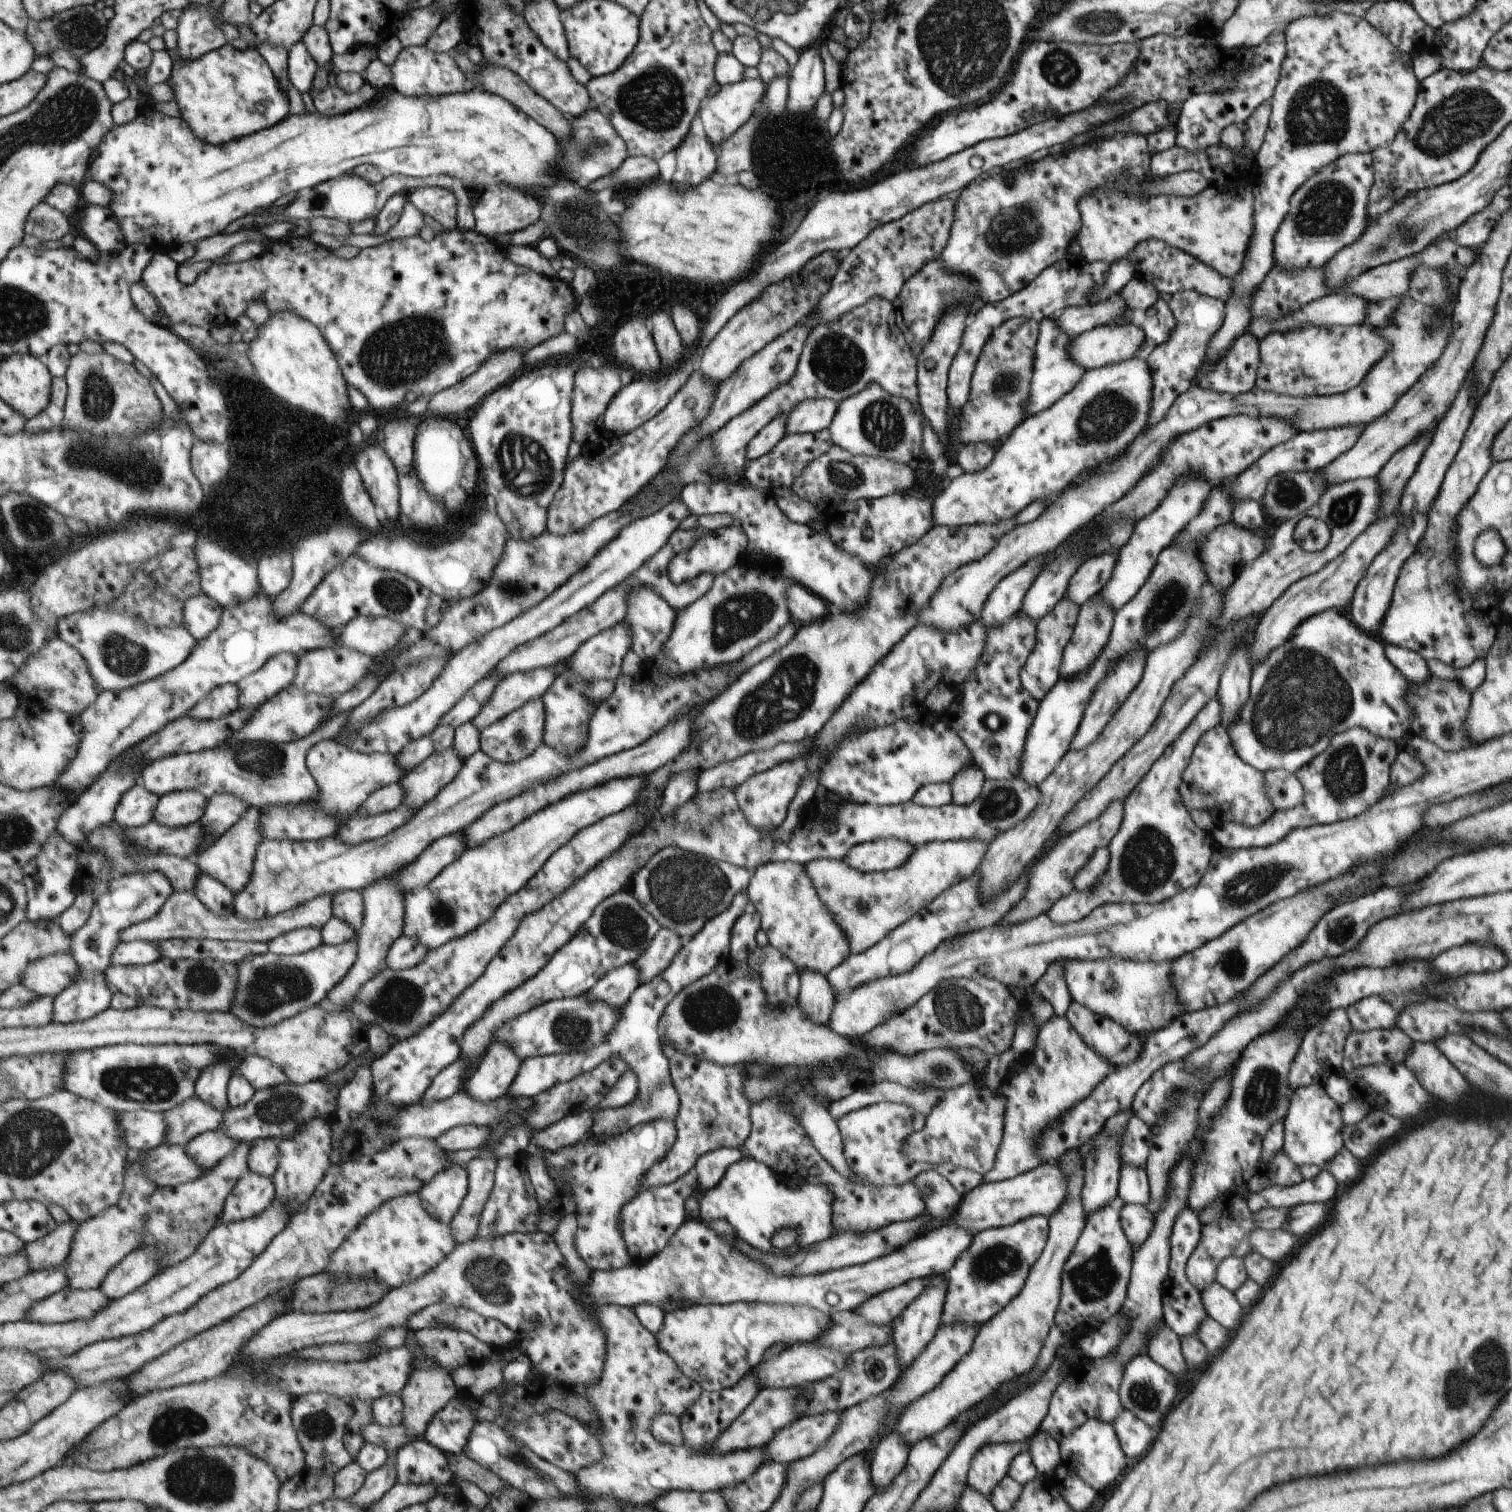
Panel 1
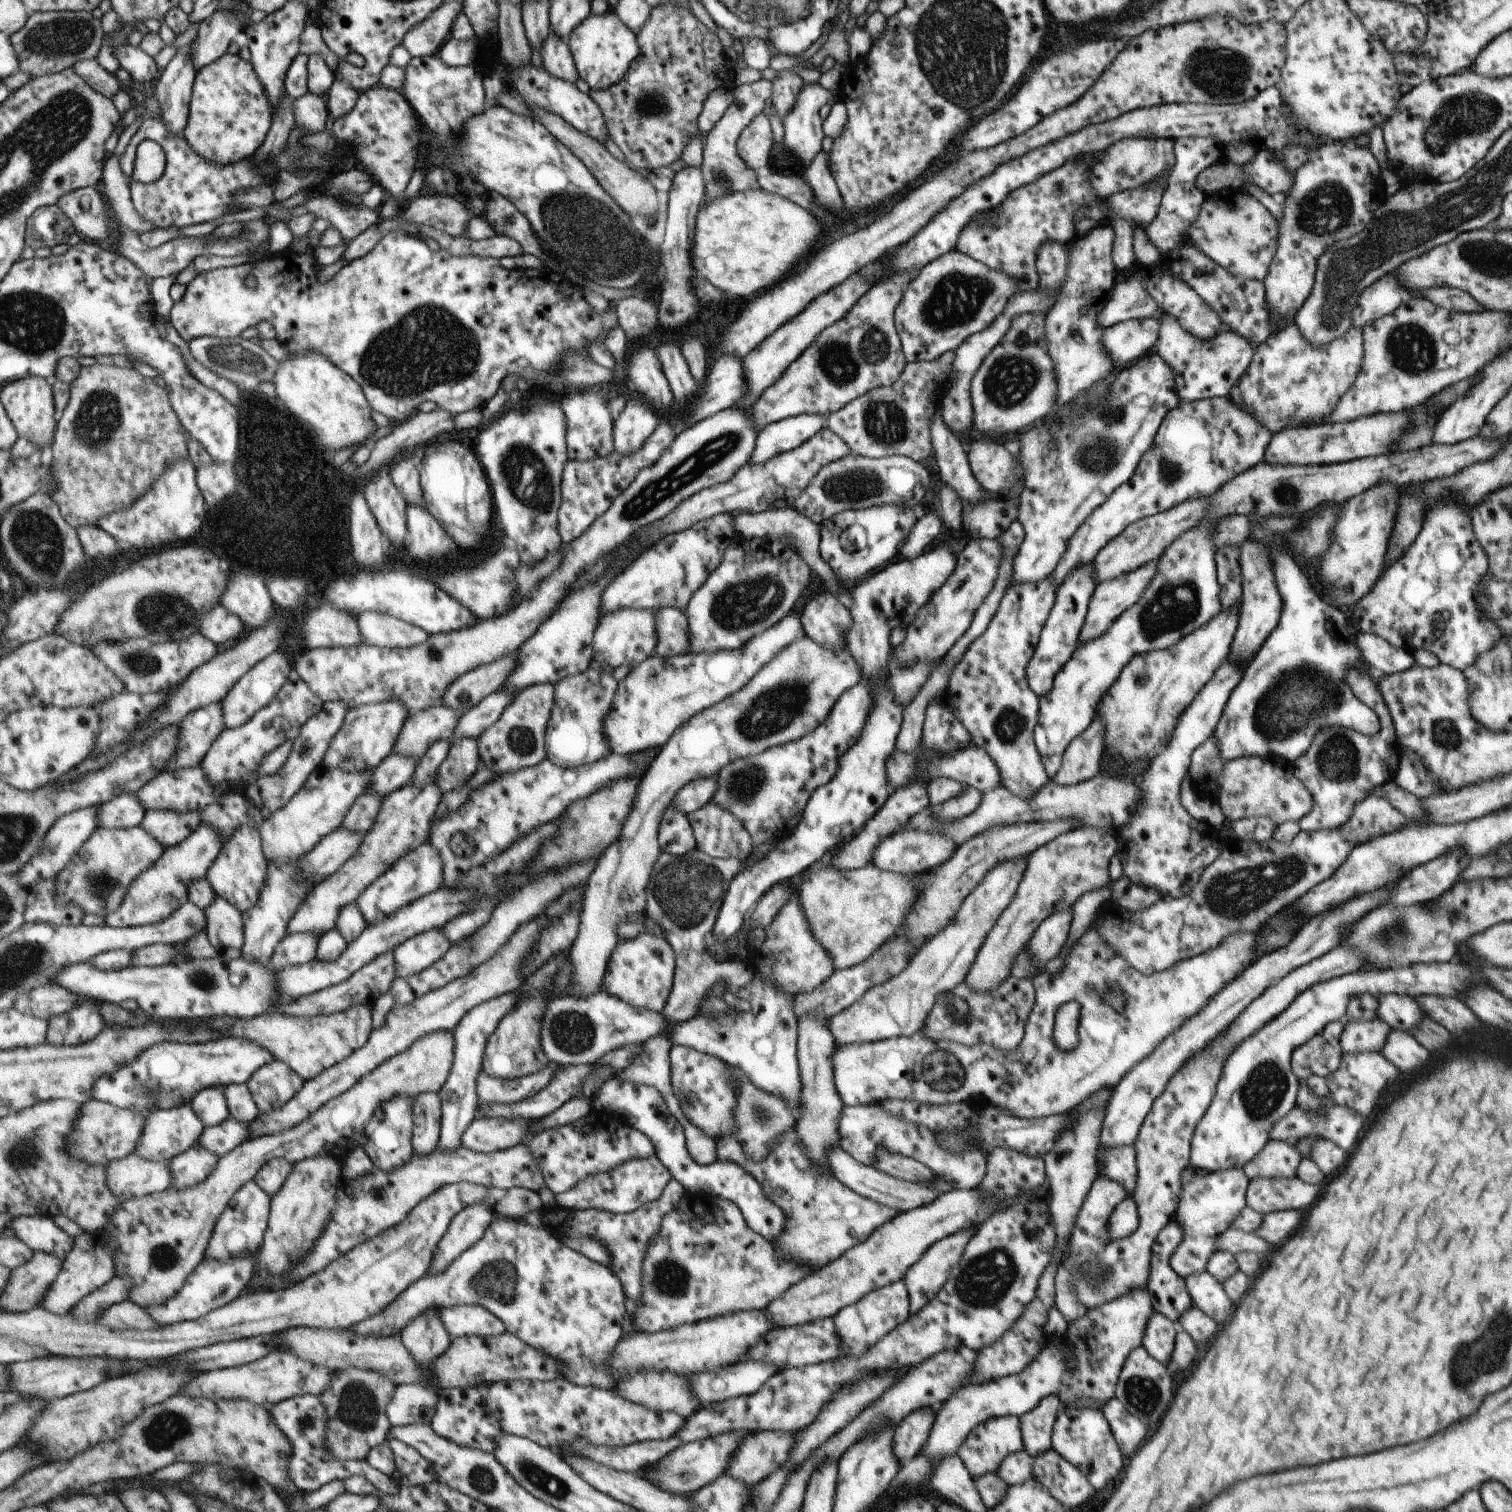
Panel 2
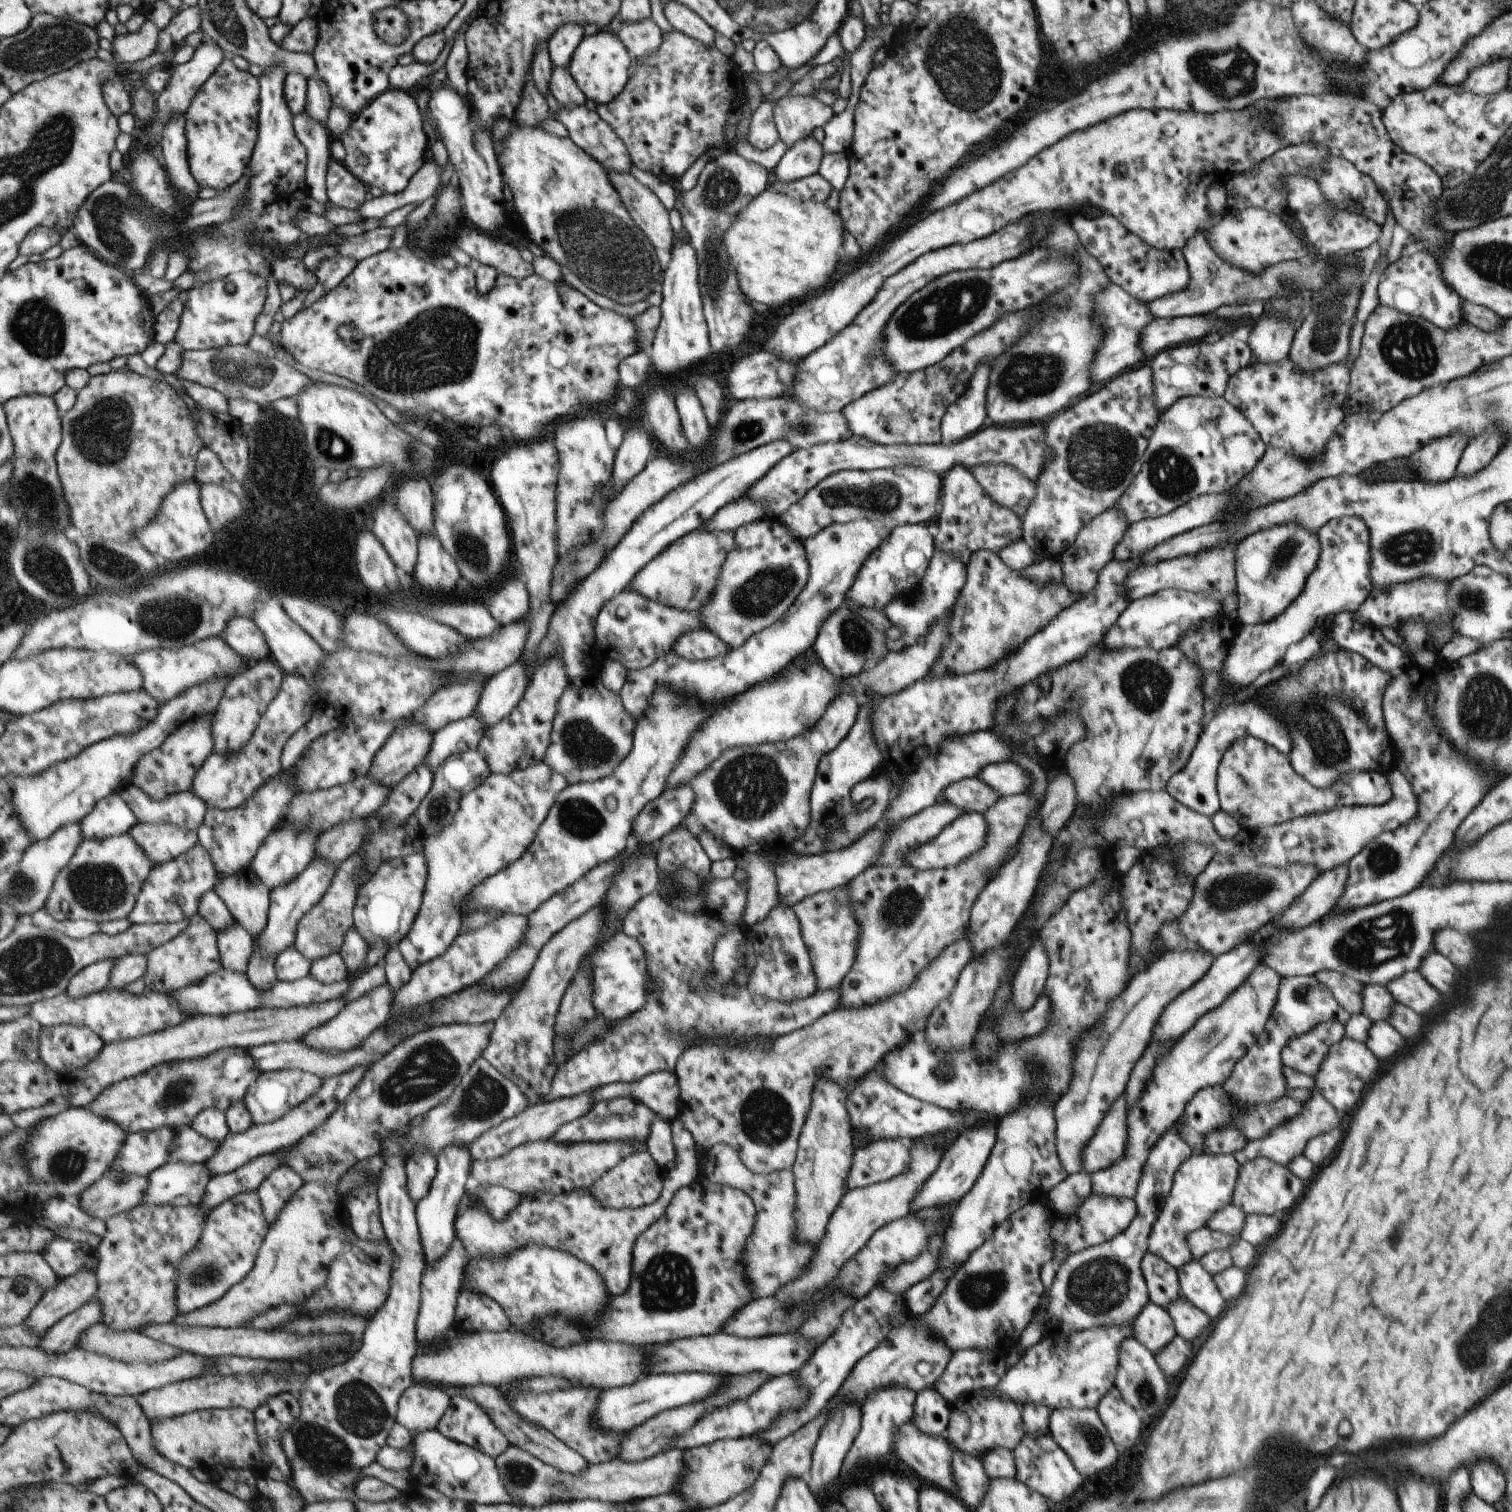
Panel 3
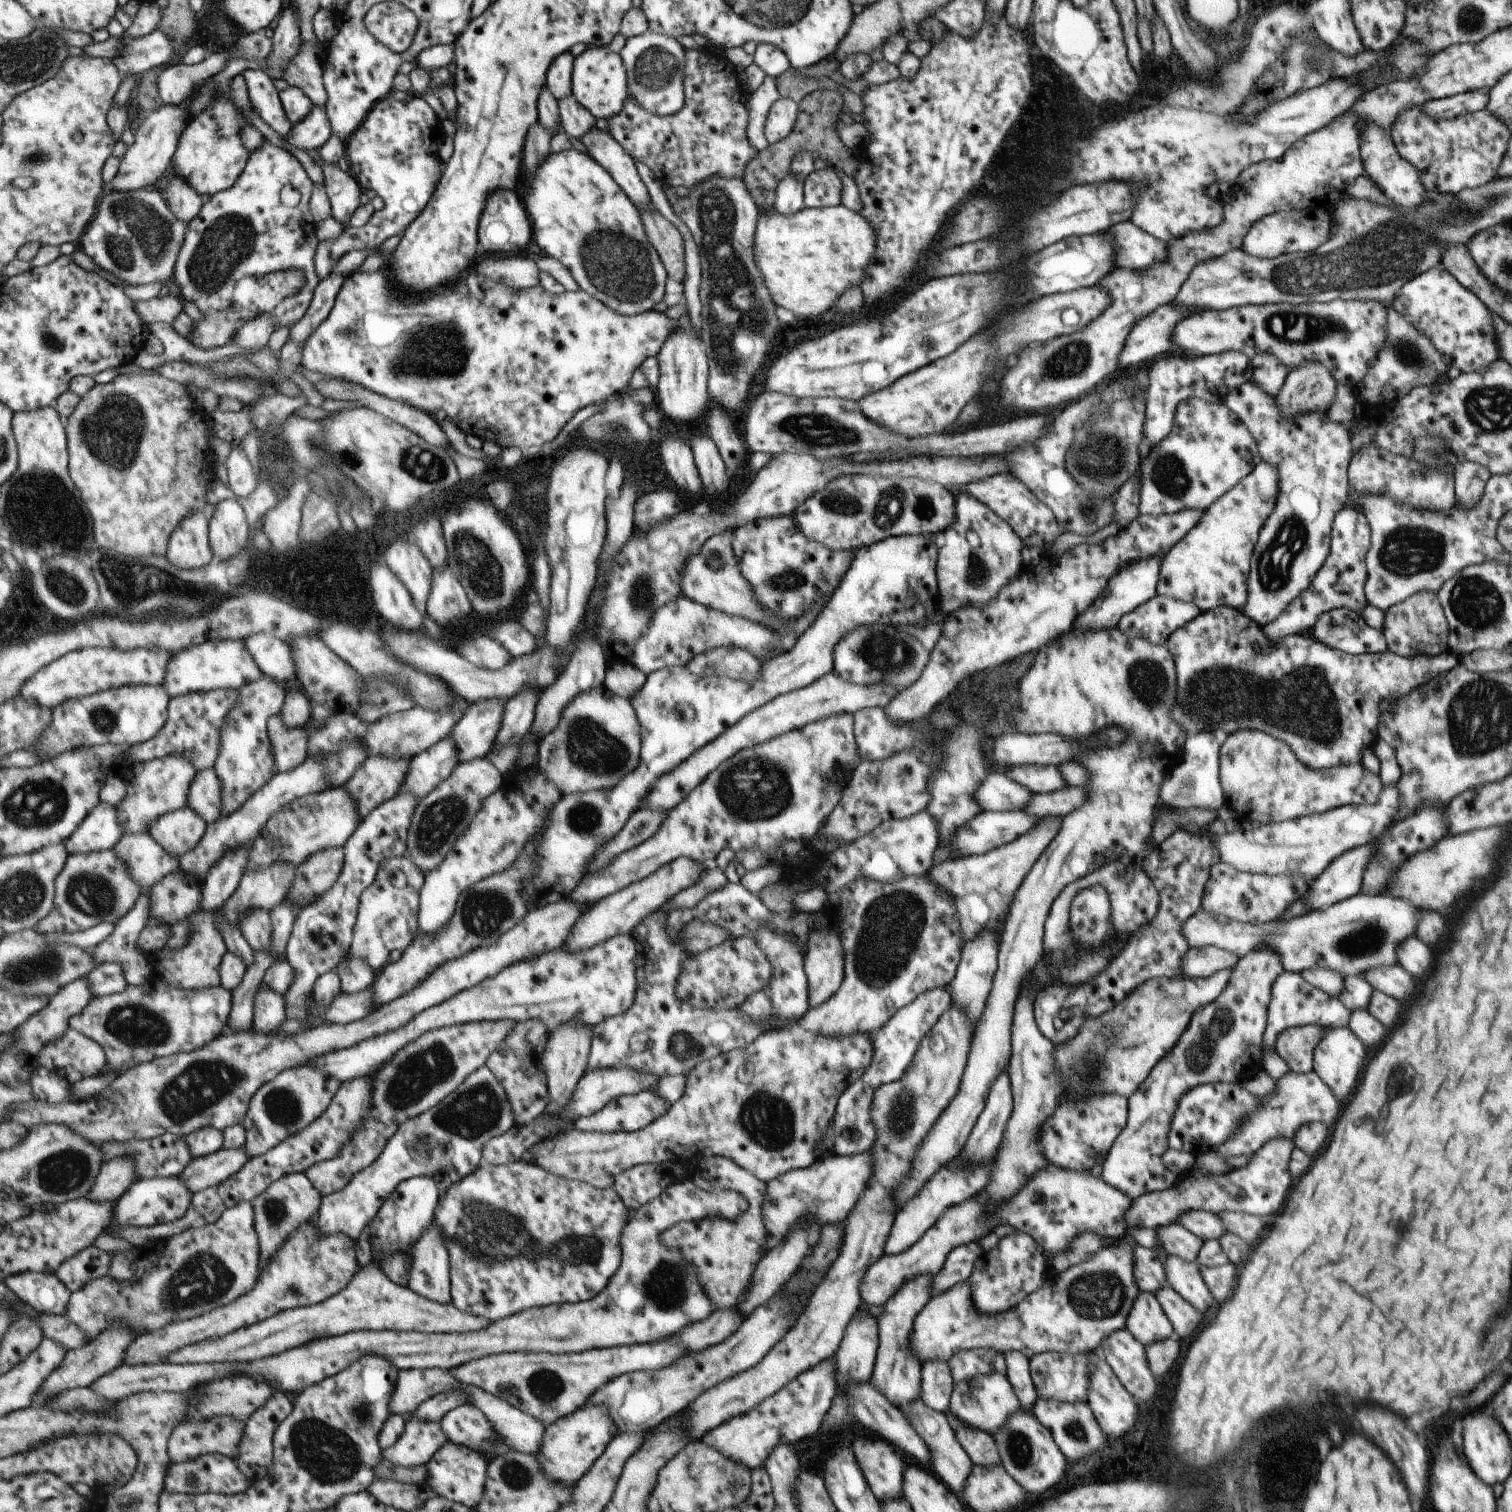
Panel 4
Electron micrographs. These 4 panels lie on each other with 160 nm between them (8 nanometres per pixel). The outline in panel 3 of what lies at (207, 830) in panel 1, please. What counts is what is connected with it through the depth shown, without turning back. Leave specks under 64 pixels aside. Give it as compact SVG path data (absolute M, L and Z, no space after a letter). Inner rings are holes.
M201 844L195 845L190 852L152 868L137 899L135 908L128 916L132 924L178 923L189 920L200 912L201 899L215 888L220 876L210 852Z

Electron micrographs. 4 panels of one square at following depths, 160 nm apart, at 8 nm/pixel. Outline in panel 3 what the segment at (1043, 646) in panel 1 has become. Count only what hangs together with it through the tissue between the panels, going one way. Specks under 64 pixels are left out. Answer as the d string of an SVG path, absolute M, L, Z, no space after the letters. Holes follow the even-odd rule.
M1115 505L1094 516L1073 539L1073 544L1065 547L1059 554L1062 580L1066 587L1076 596L1076 600L1094 588L1097 575L1108 560L1112 559L1115 545L1120 541L1127 530L1127 519Z

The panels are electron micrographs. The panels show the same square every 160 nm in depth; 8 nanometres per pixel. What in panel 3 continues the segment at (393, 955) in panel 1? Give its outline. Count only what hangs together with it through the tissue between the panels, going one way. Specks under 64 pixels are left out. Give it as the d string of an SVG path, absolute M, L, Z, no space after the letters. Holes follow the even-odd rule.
M537 761L524 769L511 770L507 774L490 772L479 787L475 787L461 799L460 810L457 811L454 821L440 831L437 837L427 838L423 852L428 858L429 876L424 903L411 932L397 946L412 971L444 955L445 951L456 942L462 929L460 909L466 896L473 887L487 879L487 876L515 862L525 852L525 848L531 844L531 840L554 803L556 794L560 793L565 785L567 785L566 780L542 761Z

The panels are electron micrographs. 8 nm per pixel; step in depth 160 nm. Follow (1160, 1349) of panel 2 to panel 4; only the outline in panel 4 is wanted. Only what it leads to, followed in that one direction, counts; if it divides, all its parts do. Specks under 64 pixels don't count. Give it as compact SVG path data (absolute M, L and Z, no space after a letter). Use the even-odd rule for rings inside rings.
M1139 1291L1133 1301L1124 1327L1143 1346L1174 1336L1171 1323L1153 1293Z

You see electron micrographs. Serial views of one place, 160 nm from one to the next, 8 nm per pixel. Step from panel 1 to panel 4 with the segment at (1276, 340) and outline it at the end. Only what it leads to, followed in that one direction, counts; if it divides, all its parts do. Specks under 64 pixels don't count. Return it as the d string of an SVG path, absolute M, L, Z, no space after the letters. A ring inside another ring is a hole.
M1252 381L1240 384L1228 392L1223 403L1245 425L1253 440L1256 440L1260 460L1273 464L1279 474L1279 492L1275 506L1259 529L1252 550L1247 577L1247 598L1241 609L1245 616L1262 627L1273 622L1276 616L1309 586L1327 556L1331 523L1348 500L1347 467L1352 454L1350 438L1345 426L1328 422L1325 413L1315 411L1291 419L1283 417L1276 408L1274 397L1263 392Z

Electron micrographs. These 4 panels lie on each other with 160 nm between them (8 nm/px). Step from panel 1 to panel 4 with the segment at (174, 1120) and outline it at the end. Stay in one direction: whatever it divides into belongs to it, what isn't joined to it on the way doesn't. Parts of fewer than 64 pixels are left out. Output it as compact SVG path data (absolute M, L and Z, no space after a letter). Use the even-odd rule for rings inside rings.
M119 1157L105 1163L97 1182L93 1185L87 1199L92 1201L118 1201L139 1180L132 1157Z

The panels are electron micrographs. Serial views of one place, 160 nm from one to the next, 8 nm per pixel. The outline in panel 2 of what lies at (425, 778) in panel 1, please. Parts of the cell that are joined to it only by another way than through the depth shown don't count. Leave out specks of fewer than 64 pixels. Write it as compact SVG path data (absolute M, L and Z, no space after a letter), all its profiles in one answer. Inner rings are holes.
M435 776L434 782L425 788L413 783L385 797L376 823L364 836L360 850L339 871L320 882L313 892L306 896L306 900L288 924L288 934L313 933L321 936L335 929L342 908L356 903L357 899L389 868L412 850L429 842L434 817L438 812L442 796L443 793L436 784Z

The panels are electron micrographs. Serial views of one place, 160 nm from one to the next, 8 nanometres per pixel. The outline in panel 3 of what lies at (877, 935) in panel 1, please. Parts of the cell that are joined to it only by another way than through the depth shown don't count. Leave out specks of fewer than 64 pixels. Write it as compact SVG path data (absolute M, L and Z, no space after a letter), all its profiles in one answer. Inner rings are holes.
M839 887L805 897L792 906L800 924L802 942L813 964L817 991L837 989L856 955L858 924L852 917L847 897L844 887Z

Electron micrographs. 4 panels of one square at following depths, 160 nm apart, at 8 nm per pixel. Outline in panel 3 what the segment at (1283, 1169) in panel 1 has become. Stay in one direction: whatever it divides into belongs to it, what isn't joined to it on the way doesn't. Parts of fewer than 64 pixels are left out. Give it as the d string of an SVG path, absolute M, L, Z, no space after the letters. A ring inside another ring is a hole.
M1313 1084L1312 1089L1308 1090L1309 1097L1300 1104L1300 1111L1291 1118L1285 1119L1282 1123L1277 1123L1265 1136L1260 1139L1248 1140L1243 1148L1233 1151L1233 1158L1238 1165L1242 1165L1248 1160L1255 1157L1264 1156L1265 1158L1274 1160L1283 1166L1287 1166L1288 1162L1302 1154L1305 1143L1317 1134L1329 1132L1339 1124L1337 1112L1335 1108L1325 1100L1325 1097L1319 1092L1319 1089Z

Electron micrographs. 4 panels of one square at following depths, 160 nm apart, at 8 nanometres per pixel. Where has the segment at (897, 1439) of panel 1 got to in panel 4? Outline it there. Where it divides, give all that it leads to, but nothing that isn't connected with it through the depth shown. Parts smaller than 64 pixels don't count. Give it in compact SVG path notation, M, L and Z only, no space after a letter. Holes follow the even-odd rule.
M929 1360L921 1364L921 1400L933 1410L947 1410L952 1391L948 1361Z

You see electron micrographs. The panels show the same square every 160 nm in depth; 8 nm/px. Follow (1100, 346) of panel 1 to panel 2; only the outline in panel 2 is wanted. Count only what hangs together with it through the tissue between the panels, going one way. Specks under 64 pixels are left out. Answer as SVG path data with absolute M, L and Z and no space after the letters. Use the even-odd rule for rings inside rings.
M1157 318L1129 319L1107 327L1102 334L1102 345L1115 371L1153 351L1159 327Z

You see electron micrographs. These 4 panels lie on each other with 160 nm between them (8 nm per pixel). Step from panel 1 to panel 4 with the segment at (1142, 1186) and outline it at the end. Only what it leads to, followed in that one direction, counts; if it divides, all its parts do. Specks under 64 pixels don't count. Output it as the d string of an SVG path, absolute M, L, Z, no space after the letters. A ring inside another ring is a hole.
M1095 1094L1091 1098L1075 1100L1075 1102L1073 1100L1061 1100L1057 1104L1057 1108L1053 1110L1053 1116L1049 1116L1049 1120L1045 1122L1045 1128L1041 1128L1043 1132L1037 1140L1037 1148L1041 1148L1041 1154L1045 1156L1045 1160L1049 1160L1051 1164L1055 1162L1055 1166L1061 1166L1061 1168L1075 1172L1088 1171L1095 1160L1100 1156L1104 1158L1113 1140L1123 1130L1126 1123L1125 1110L1127 1110L1125 1098L1117 1096L1117 1094Z

